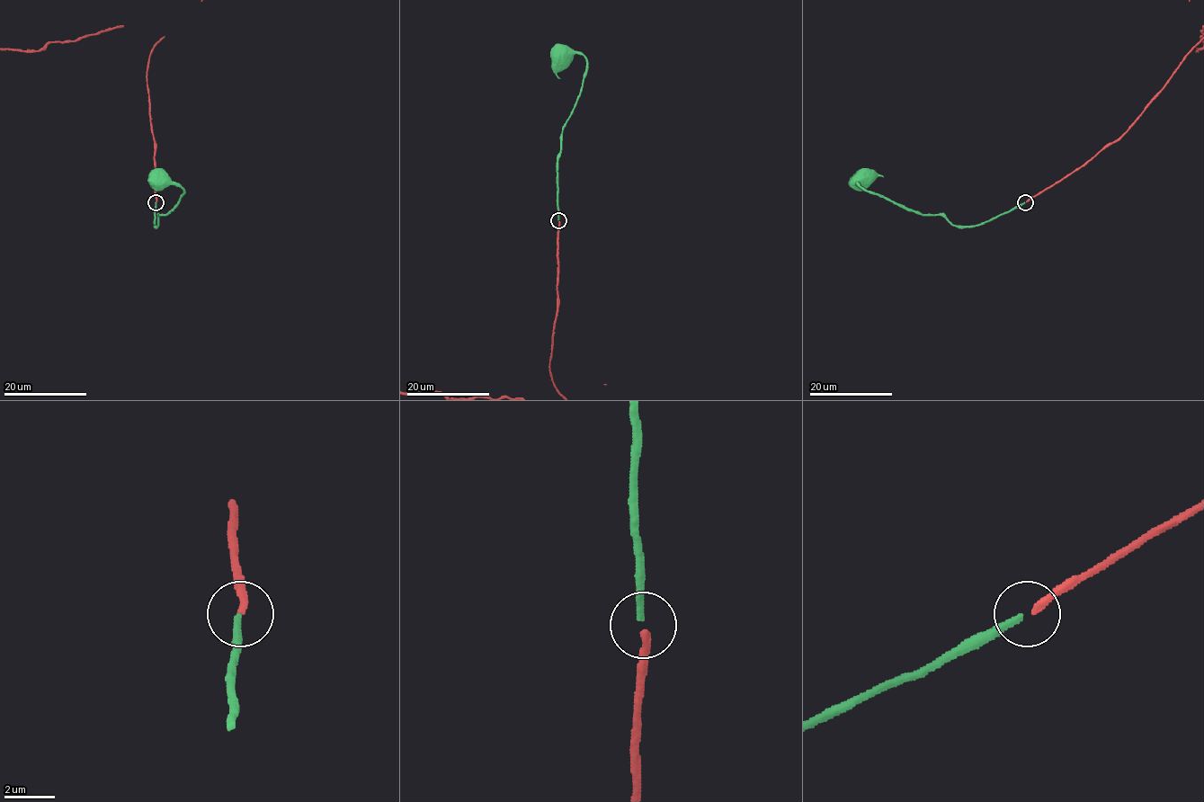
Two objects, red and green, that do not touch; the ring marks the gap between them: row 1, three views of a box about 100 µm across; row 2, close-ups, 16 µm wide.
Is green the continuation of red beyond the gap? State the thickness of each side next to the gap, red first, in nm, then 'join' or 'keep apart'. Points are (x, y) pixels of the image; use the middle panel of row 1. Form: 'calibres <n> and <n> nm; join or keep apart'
calibres 280 and 240 nm; join

